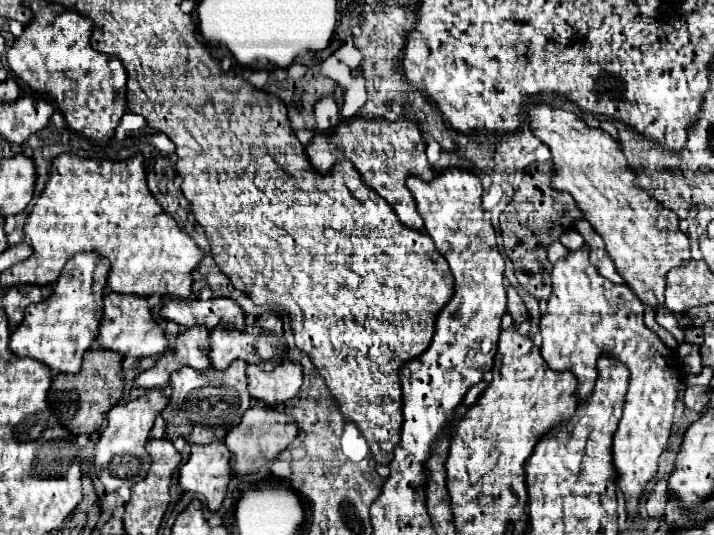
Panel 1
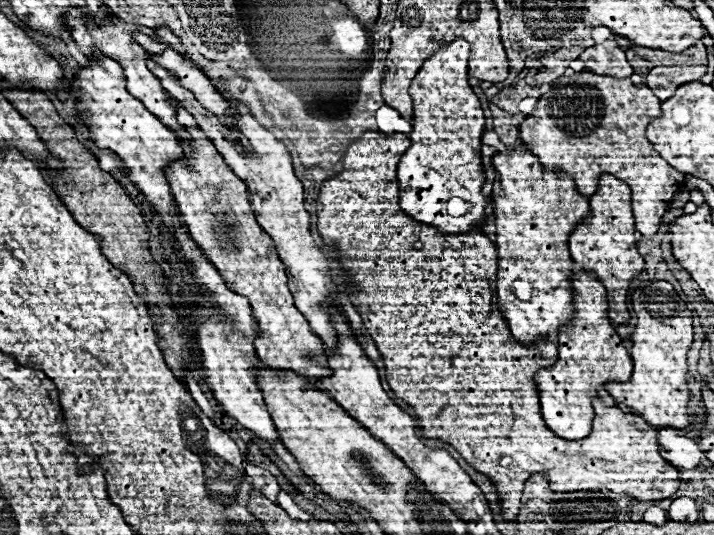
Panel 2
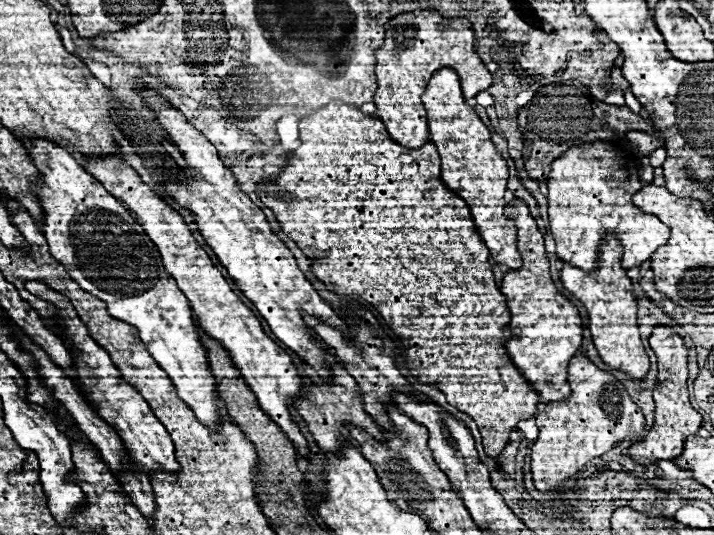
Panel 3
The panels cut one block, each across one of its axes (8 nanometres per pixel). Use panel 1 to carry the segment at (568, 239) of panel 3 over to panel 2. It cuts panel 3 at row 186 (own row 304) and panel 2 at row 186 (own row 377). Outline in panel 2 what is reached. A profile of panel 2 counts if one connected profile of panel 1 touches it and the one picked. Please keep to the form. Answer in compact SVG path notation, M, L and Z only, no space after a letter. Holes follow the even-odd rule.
M584 70L550 84L534 114L520 124L520 138L546 170L566 172L582 196L596 192L598 178L604 172L624 180L632 188L636 230L654 236L662 224L662 214L684 182L684 174L676 172L646 138L648 120L658 114L660 100L648 86L636 86L630 78L598 76Z

